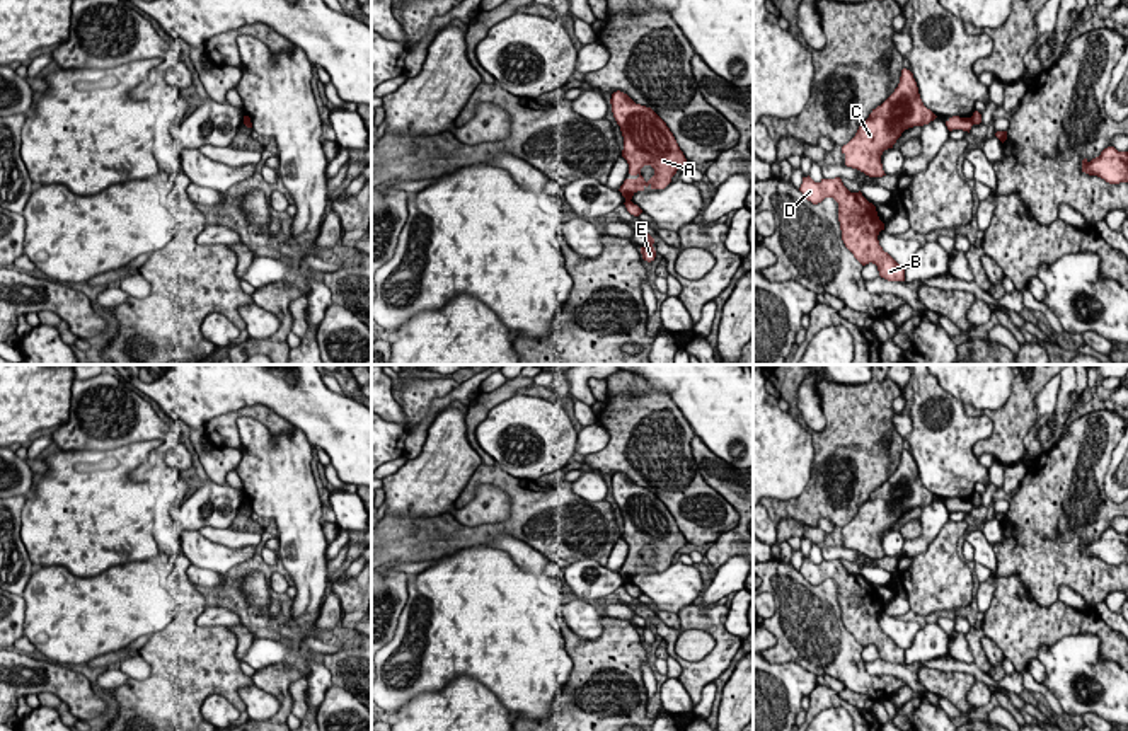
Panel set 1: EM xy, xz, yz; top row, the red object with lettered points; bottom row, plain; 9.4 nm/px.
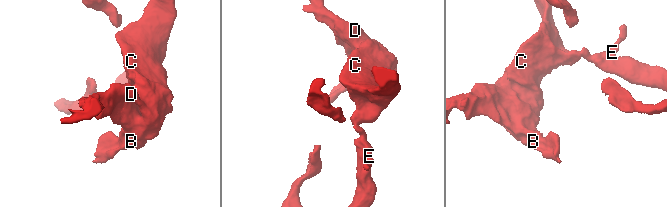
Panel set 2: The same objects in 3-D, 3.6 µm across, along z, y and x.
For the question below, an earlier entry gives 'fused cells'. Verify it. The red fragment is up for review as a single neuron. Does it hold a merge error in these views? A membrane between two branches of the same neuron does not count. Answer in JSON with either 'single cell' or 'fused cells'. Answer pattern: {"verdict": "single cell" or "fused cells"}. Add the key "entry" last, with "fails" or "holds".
{"verdict": "fused cells", "entry": "holds"}

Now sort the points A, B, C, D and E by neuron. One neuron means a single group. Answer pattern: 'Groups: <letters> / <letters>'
Groups: A B C D / E

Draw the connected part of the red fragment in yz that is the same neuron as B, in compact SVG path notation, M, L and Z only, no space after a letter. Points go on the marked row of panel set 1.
M809 176L803 177L799 191L813 204L833 198L838 203L842 240L854 257L862 266L876 264L879 276L888 281L905 281L905 268L879 245L878 235L884 230L884 223L860 191L850 193L840 177L814 182Z

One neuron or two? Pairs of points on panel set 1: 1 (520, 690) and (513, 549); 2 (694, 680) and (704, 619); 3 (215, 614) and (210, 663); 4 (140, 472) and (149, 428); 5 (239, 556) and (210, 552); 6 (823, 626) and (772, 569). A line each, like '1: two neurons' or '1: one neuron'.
1: two neurons
2: one neuron
3: two neurons
4: one neuron
5: one neuron
6: one neuron

